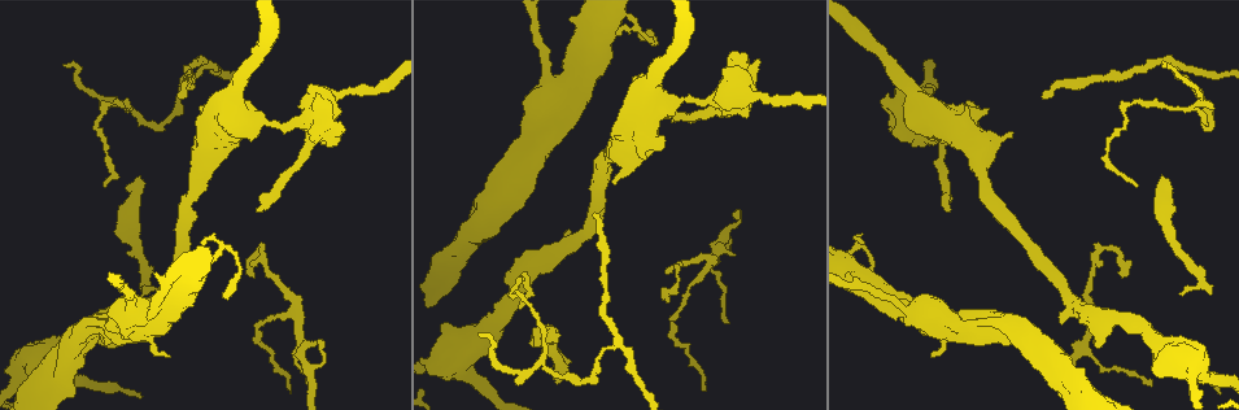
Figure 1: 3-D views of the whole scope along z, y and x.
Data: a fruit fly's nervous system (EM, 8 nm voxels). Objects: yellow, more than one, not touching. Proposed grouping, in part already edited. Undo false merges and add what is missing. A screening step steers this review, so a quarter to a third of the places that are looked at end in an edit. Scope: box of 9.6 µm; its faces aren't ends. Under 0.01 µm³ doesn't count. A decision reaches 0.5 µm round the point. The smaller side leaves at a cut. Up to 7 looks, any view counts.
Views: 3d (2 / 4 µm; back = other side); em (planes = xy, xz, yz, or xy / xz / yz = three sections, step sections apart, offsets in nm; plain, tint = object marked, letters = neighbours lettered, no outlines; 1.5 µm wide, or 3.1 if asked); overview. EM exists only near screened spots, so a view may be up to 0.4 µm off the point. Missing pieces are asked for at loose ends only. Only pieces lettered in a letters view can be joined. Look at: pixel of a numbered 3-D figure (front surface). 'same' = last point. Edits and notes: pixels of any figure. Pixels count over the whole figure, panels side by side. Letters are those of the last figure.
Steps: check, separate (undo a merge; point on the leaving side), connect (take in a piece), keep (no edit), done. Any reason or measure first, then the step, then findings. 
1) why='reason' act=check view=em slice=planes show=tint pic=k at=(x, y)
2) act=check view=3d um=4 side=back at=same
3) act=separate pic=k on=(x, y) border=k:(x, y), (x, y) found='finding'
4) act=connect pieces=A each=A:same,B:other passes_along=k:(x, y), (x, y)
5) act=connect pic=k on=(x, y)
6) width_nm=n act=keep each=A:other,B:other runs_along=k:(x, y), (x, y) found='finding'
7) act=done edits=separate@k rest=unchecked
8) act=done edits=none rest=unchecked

why='branch stops here' act=check view=3d um=2 pic=1 at=(65, 66)

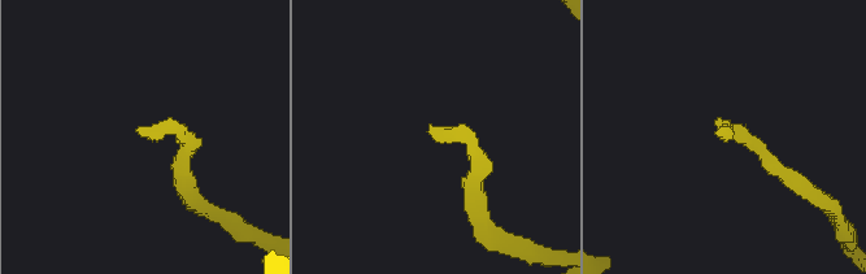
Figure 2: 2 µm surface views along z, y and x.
why='need the tissue' act=check view=em slice=planes show=letters pic=2 at=(434, 129)

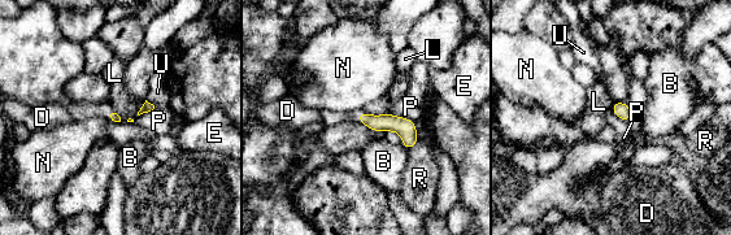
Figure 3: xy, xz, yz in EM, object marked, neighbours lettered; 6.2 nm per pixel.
act=keep each=B:other,D:other,E:other,L:other,N:other,P:other,R:other,U:other found='none of them fits'

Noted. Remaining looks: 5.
why='an open end' act=check view=3d um=2 pic=1 at=(556, 333)

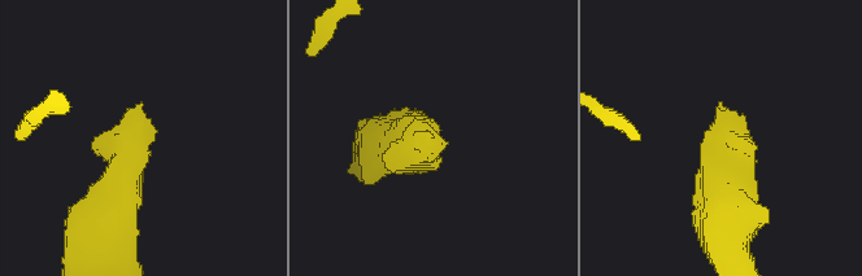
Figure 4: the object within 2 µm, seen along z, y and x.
why='need the tissue' act=check view=em slice=planes show=letters pic=4 at=(140, 103)

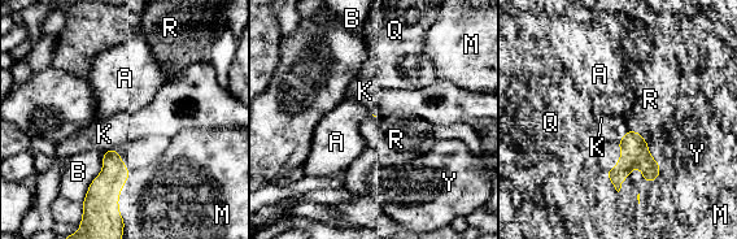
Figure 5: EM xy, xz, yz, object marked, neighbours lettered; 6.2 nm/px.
act=connect pieces=R each=A:other,B:other,K:other,M:other,Q:other,R:same,Y:other found='it goes on there'

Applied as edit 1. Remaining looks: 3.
act=done edits=connect@5 rest=unchecked

